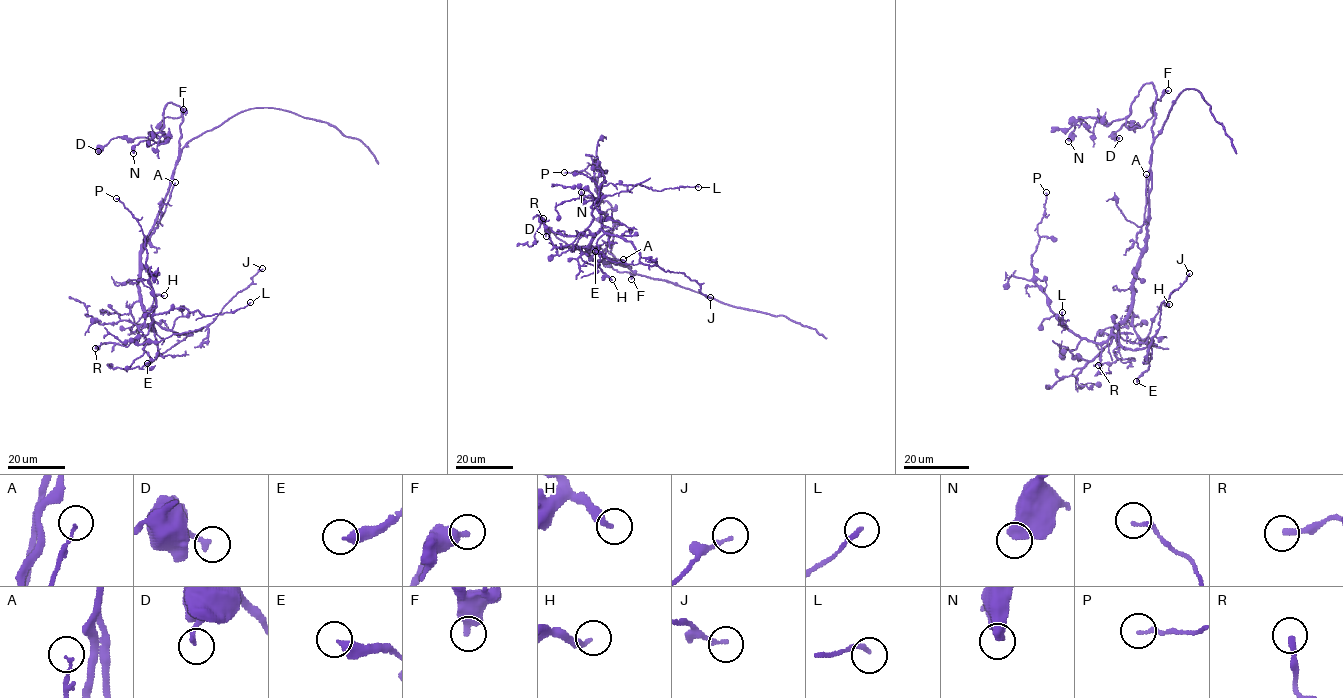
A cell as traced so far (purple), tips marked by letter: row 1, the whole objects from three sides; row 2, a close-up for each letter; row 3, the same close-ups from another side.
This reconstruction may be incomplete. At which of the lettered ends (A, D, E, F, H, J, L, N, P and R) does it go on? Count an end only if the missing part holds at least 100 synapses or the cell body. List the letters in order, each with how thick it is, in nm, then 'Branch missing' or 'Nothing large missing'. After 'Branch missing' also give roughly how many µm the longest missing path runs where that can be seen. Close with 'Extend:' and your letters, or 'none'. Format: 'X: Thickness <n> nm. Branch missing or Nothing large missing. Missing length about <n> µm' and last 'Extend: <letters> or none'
A: Thickness 120 nm. Nothing large missing
D: Thickness 200 nm. Nothing large missing
E: Thickness 400 nm. Nothing large missing
F: Thickness 500 nm. Nothing large missing
H: Thickness 280 nm. Nothing large missing
J: Thickness 130 nm. Nothing large missing
L: Thickness 180 nm. Nothing large missing
N: Thickness 500 nm. Nothing large missing
P: Thickness 170 nm. Nothing large missing
R: Thickness 240 nm. Nothing large missing
Extend: none

